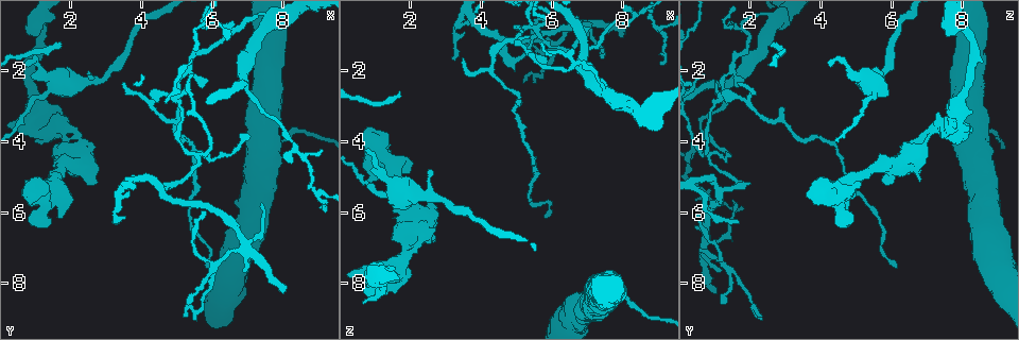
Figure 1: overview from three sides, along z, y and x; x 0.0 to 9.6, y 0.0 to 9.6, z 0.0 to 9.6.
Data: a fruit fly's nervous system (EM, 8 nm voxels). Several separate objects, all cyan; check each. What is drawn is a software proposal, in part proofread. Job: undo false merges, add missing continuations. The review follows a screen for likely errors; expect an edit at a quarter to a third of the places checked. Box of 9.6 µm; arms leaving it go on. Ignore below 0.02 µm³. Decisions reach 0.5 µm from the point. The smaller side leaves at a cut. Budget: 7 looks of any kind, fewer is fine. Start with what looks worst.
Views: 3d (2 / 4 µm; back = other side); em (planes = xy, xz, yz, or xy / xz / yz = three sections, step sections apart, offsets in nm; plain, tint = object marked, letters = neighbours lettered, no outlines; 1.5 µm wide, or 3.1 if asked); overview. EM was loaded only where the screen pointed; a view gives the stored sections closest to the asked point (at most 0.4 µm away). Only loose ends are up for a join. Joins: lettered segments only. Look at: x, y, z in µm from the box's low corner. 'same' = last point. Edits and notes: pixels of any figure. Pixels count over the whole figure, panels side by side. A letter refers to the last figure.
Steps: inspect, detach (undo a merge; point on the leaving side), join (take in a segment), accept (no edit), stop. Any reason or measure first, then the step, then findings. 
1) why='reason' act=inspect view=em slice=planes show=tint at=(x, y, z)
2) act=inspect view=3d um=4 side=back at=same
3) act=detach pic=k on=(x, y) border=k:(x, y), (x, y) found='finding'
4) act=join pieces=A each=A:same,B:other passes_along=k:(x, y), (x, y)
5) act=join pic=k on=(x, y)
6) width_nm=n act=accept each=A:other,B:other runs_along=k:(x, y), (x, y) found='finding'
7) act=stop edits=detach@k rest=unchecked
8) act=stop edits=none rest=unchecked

why='thin neck' act=inspect view=em slice=planes show=plain at=(5.00, 2.65, 1.25)

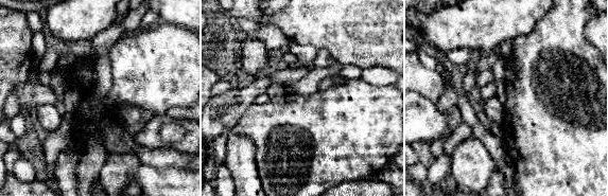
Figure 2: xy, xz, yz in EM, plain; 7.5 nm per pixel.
act=inspect view=em slice=planes show=letters at=same

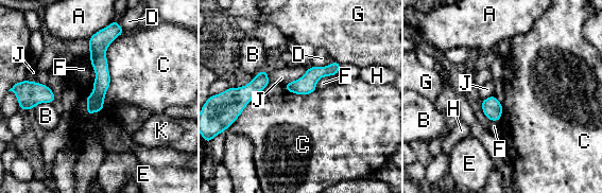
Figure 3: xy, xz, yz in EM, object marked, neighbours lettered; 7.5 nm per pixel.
act=accept each=A:other,B:other,C:other,D:other,E:other,F:other,G:other,H:other,J:other,K:other border=3:(123, 32), (88, 116) found='continuous, no second neuron'

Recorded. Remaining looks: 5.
why='free end' act=inspect view=3d um=2 at=(0.65, 1.85, 4.30)

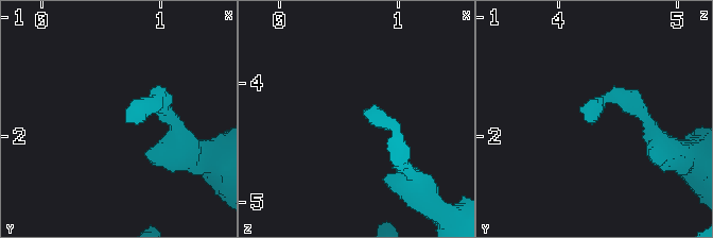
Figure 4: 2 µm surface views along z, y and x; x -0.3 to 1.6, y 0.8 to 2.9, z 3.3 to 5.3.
why='need the tissue' act=inspect view=em slice=planes show=letters at=(0.72, 1.84, 4.24)

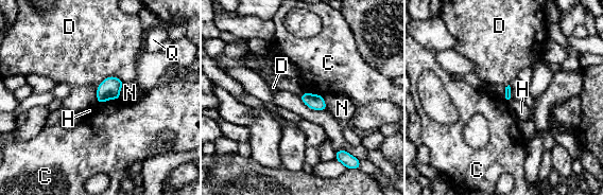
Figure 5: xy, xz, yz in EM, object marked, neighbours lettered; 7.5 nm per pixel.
act=accept each=C:other,D:other,H:other,N:other,Q:other border=5:(118, 99), (109, 99), (100, 104) found='no lettered segment goes on from it'

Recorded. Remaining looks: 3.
why='side arm on a straight run' act=inspect view=em slice=planes show=plain at=(5.60, 4.30, 0.75)

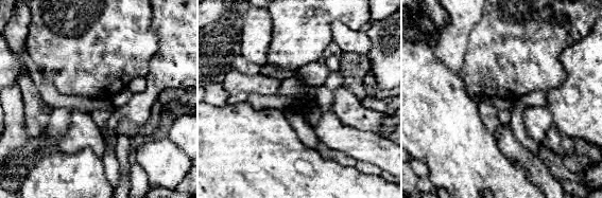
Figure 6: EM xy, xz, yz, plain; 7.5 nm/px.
why='where the object lies' act=inspect view=em slice=planes show=tint at=same

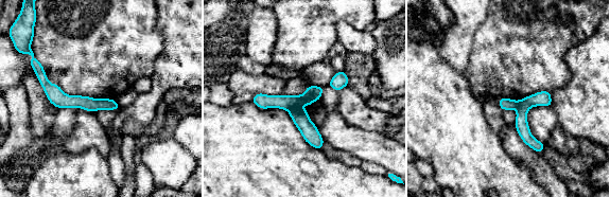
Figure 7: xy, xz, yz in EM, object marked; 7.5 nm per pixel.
act=inspect view=em slice=planes show=letters at=same

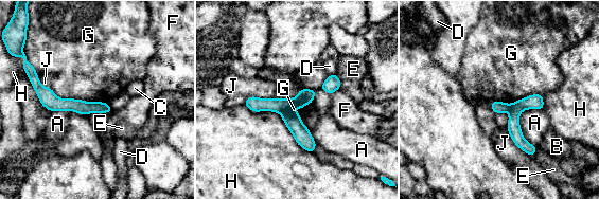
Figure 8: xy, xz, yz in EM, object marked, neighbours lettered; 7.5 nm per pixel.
longest_contact=H:650nm act=detach pic=8 on=(304, 96) each=A:other,B:other,C:other,D:other,E:other,F:other,G:other,H:other,J:other part_leaving=8:(34, 78), (55, 104), (108, 110) found='a second neuron is stuck on'

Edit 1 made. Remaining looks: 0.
act=stop edits=detach@8 rest=unchecked

